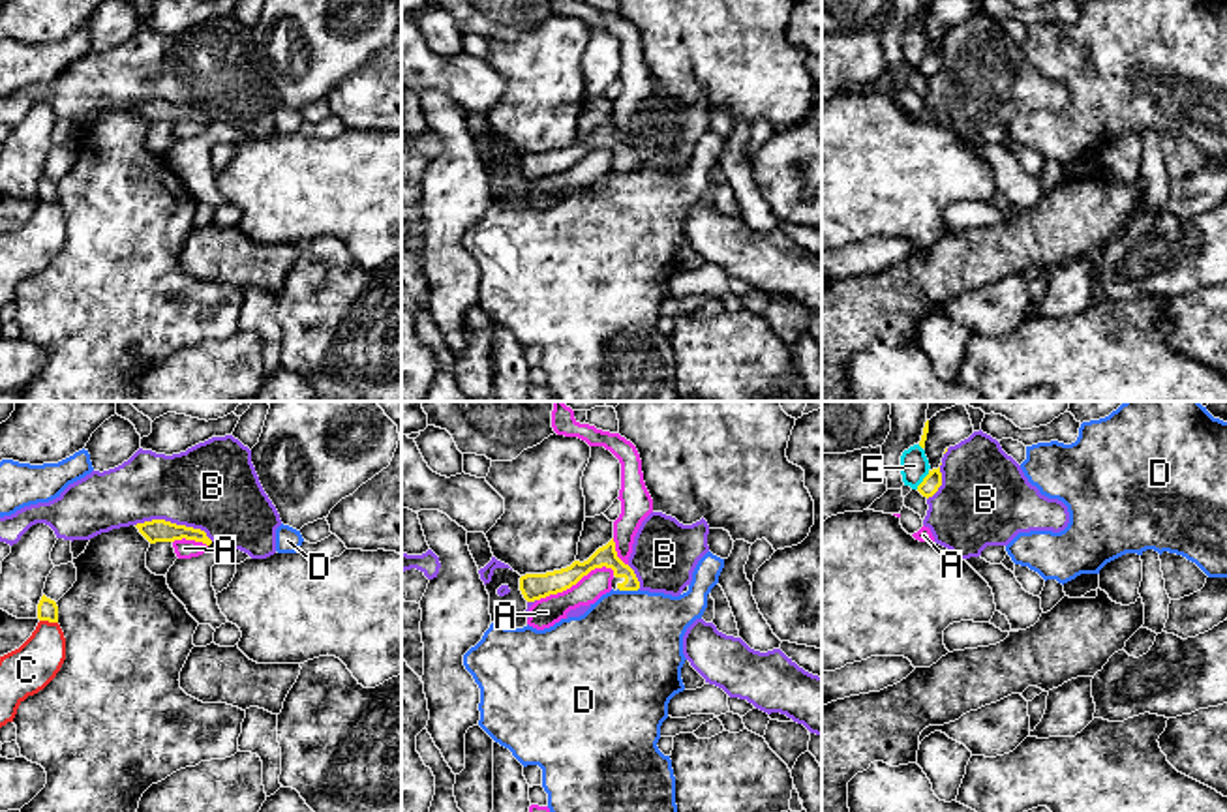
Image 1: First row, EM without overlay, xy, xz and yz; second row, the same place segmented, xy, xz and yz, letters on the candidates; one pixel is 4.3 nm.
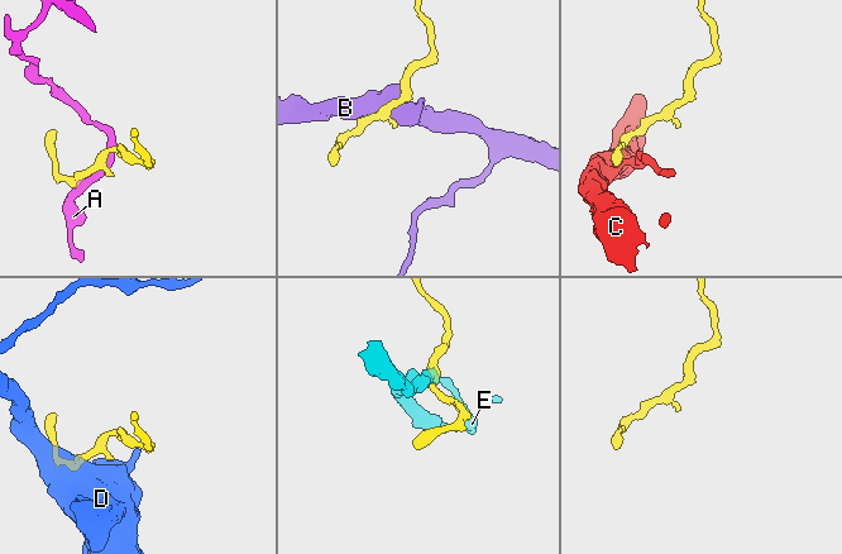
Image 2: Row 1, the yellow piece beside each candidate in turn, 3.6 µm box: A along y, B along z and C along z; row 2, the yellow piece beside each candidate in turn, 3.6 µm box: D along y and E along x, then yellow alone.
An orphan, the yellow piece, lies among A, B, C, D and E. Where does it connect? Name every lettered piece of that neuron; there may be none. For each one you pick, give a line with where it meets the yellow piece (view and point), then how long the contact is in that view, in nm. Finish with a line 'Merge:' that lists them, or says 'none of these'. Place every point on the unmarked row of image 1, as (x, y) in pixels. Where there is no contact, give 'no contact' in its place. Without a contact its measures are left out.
Merge: none of these

